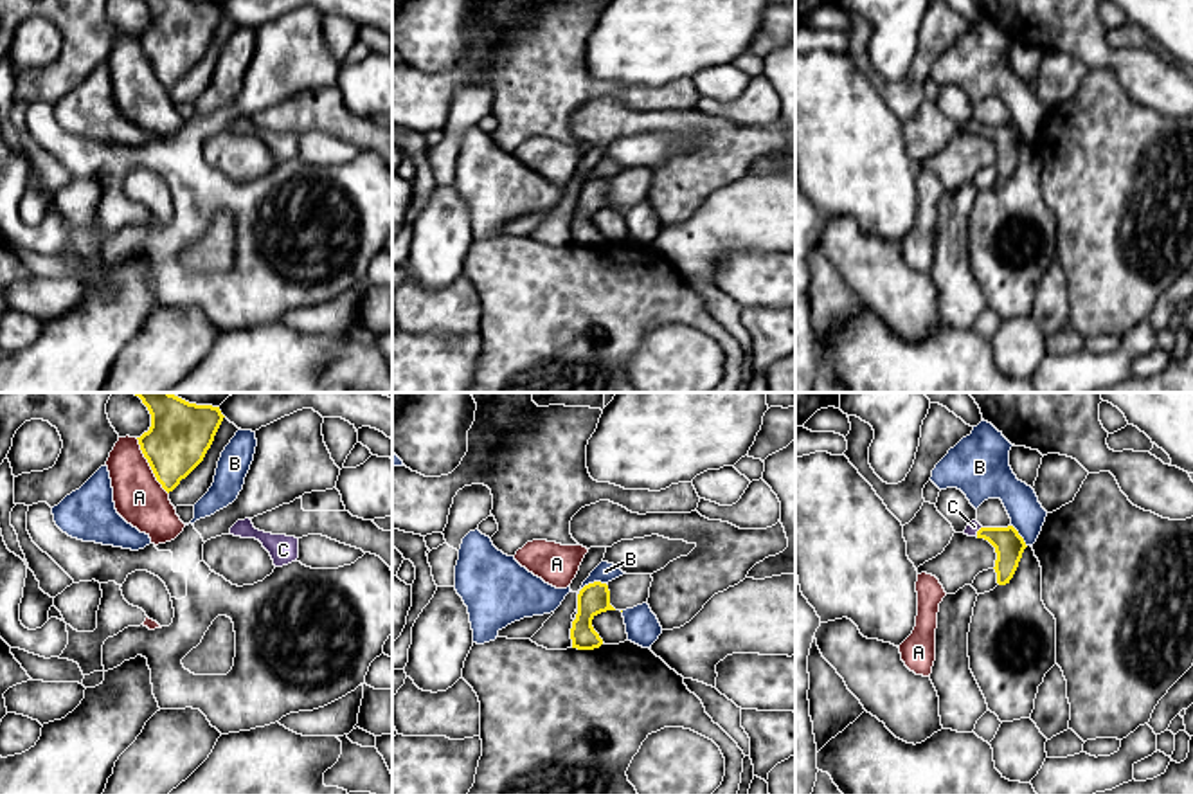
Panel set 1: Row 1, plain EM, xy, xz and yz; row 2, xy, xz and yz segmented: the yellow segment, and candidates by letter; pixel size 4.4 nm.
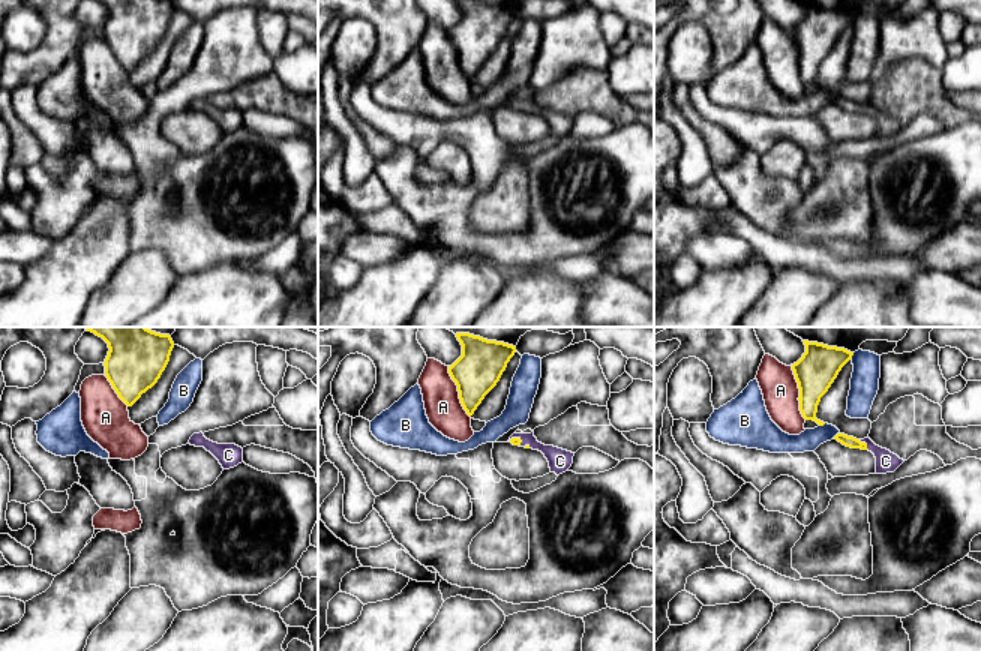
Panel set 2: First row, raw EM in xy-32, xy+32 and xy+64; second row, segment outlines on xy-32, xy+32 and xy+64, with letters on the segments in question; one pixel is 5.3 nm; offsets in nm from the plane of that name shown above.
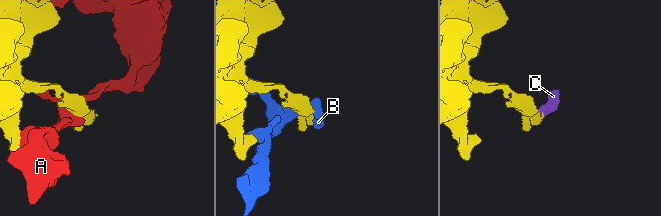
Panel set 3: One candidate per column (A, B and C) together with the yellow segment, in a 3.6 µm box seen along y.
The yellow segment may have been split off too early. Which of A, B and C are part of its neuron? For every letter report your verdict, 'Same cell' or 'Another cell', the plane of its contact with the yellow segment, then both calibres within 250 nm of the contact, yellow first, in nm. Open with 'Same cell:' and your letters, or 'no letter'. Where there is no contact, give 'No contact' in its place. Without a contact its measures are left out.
Same cell: C
A: Another cell. Touches yellow in xy. Thickness 280 nm (yellow) against 220 nm
B: Another cell. Touches yellow in xz. Thickness 140 nm (yellow) against 90 nm
C: Same cell. Touches yellow in yz. Thickness 130 nm (yellow) against 60 nm

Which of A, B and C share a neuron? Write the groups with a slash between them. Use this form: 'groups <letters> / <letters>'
groups A / B / C

